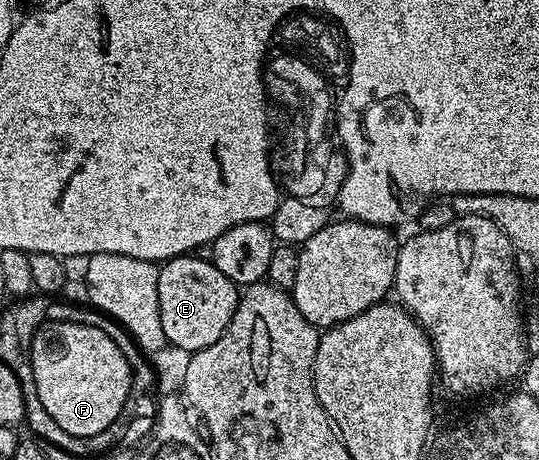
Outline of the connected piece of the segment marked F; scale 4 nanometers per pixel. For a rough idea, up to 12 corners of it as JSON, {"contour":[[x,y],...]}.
{"contour":[[81,322],[40,323],[31,373],[68,438],[117,422],[131,367]]}

